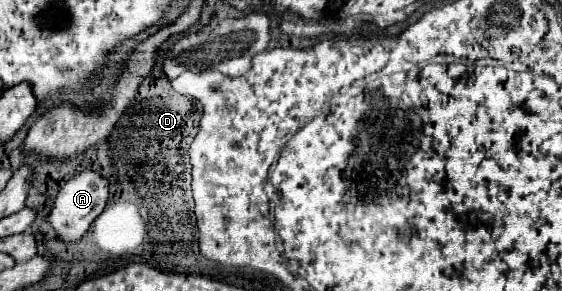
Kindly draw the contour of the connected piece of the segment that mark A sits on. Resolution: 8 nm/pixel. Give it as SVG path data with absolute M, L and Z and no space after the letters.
M84 171L76 177L72 177L58 193L54 207L48 215L48 223L52 225L52 229L56 231L56 237L60 241L72 243L72 241L80 241L86 231L90 229L92 221L104 211L106 207L106 197L108 197L108 181L104 177L100 177L94 171Z

